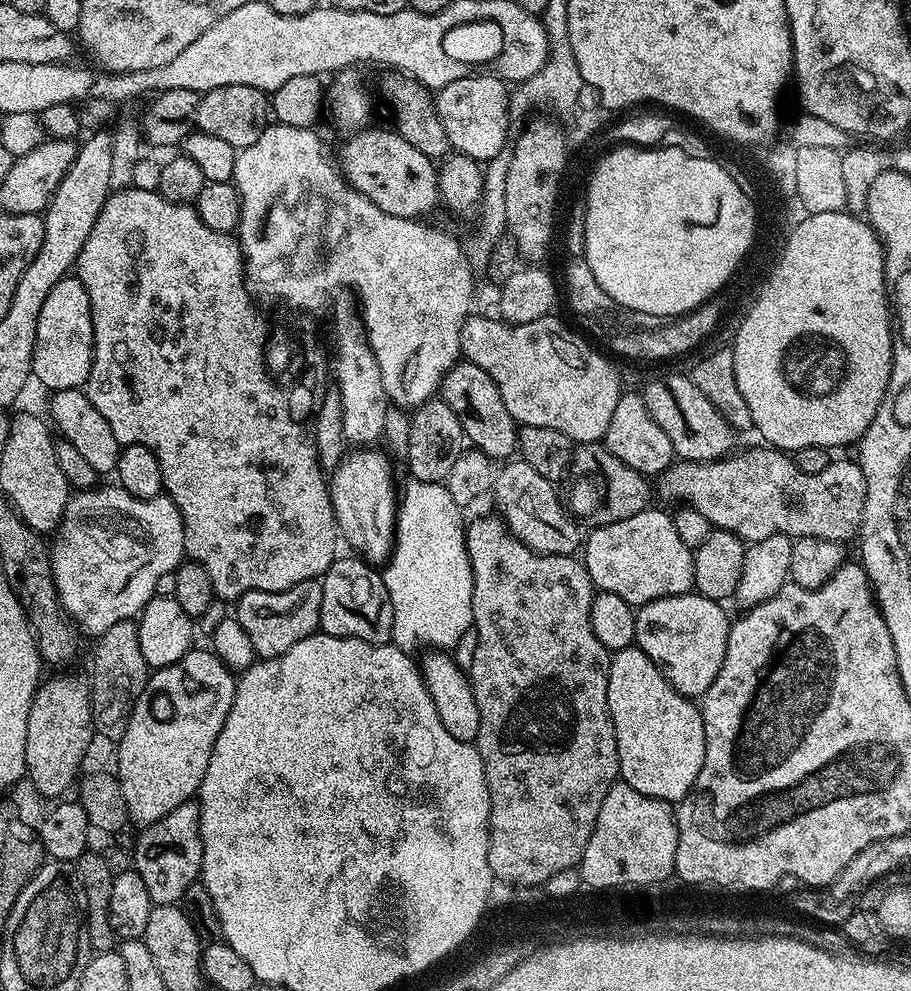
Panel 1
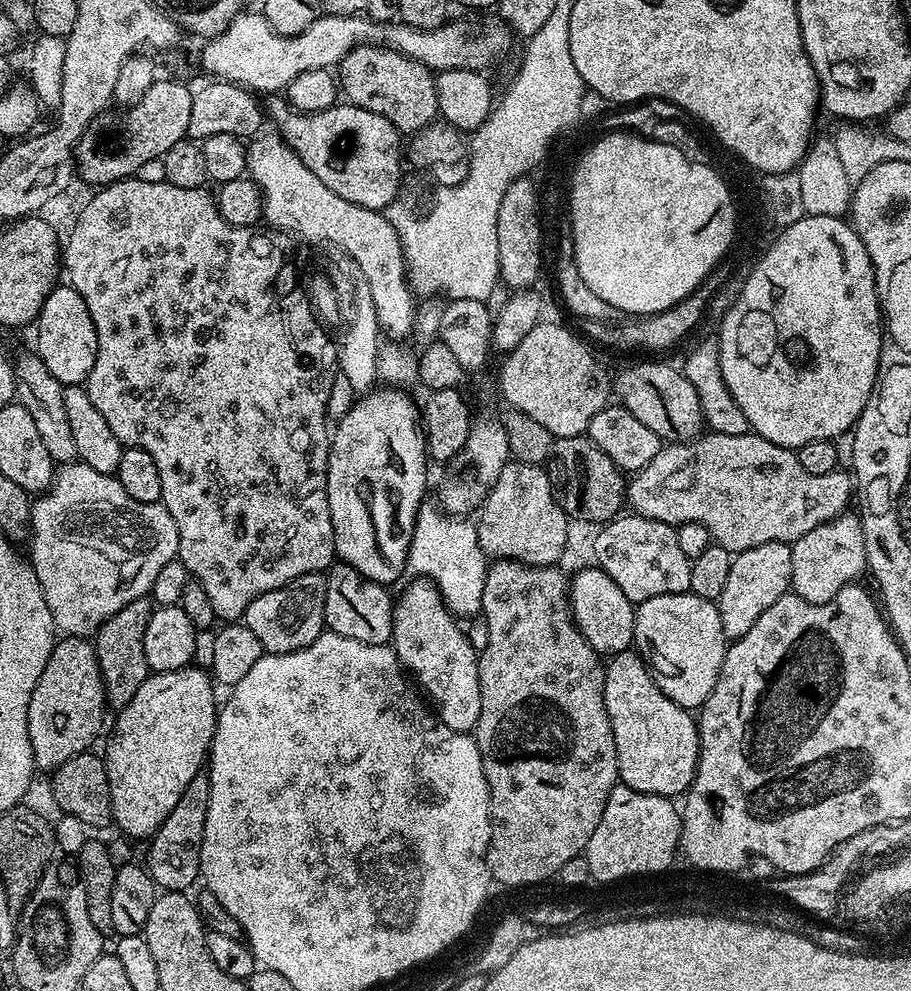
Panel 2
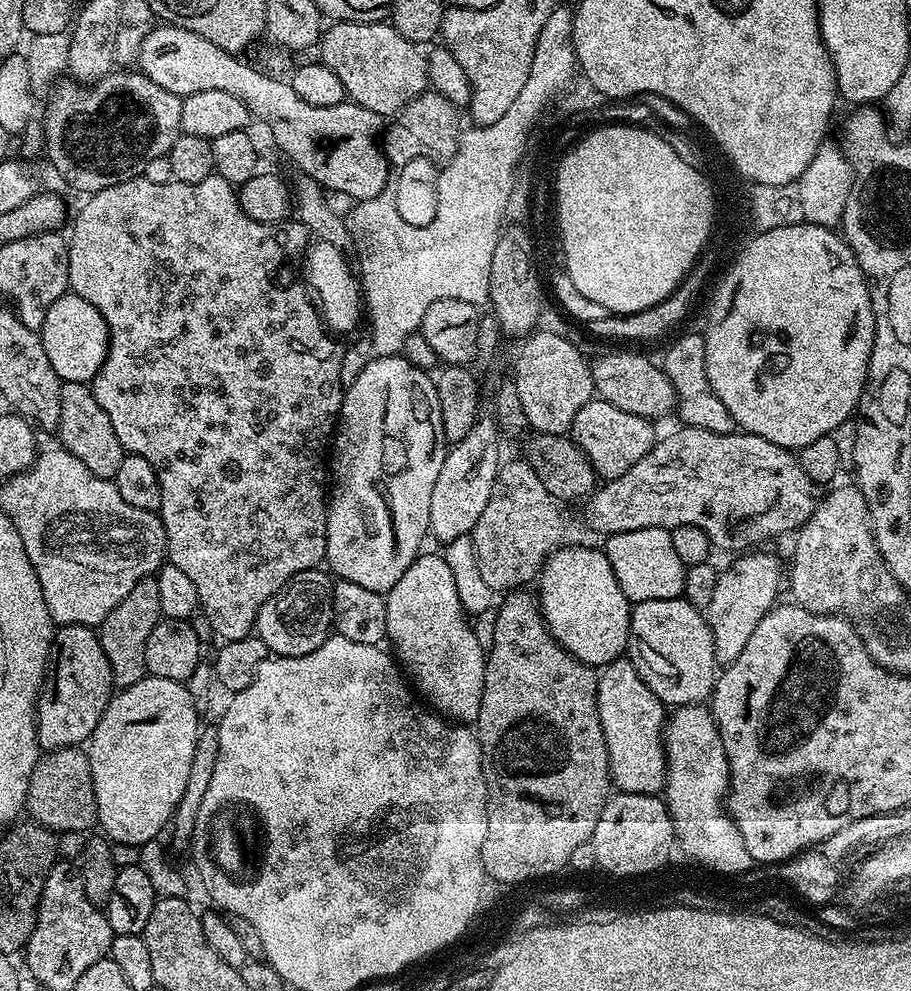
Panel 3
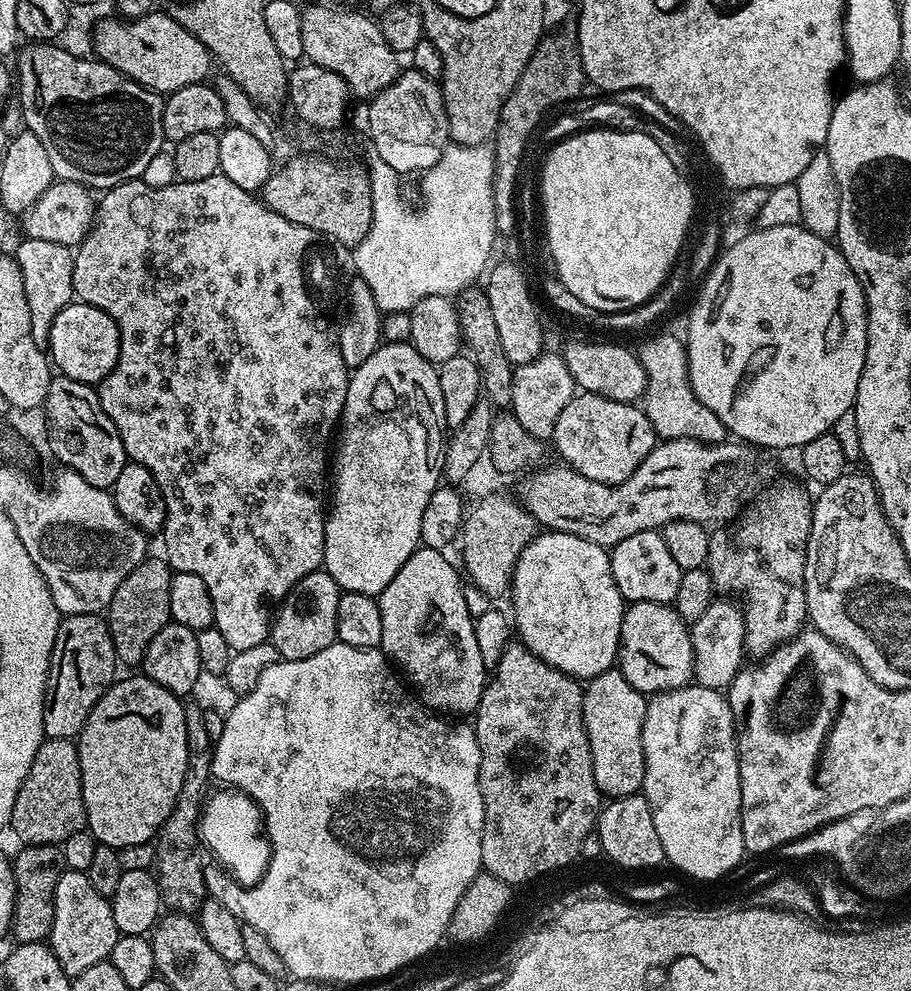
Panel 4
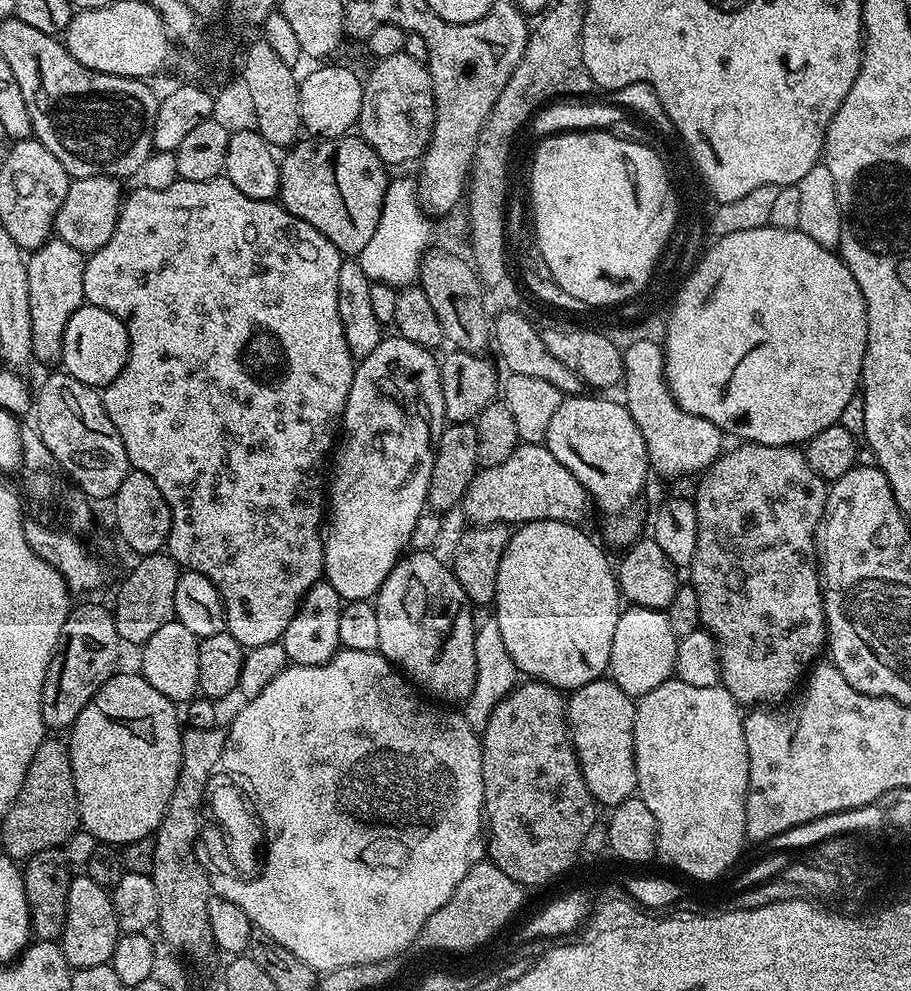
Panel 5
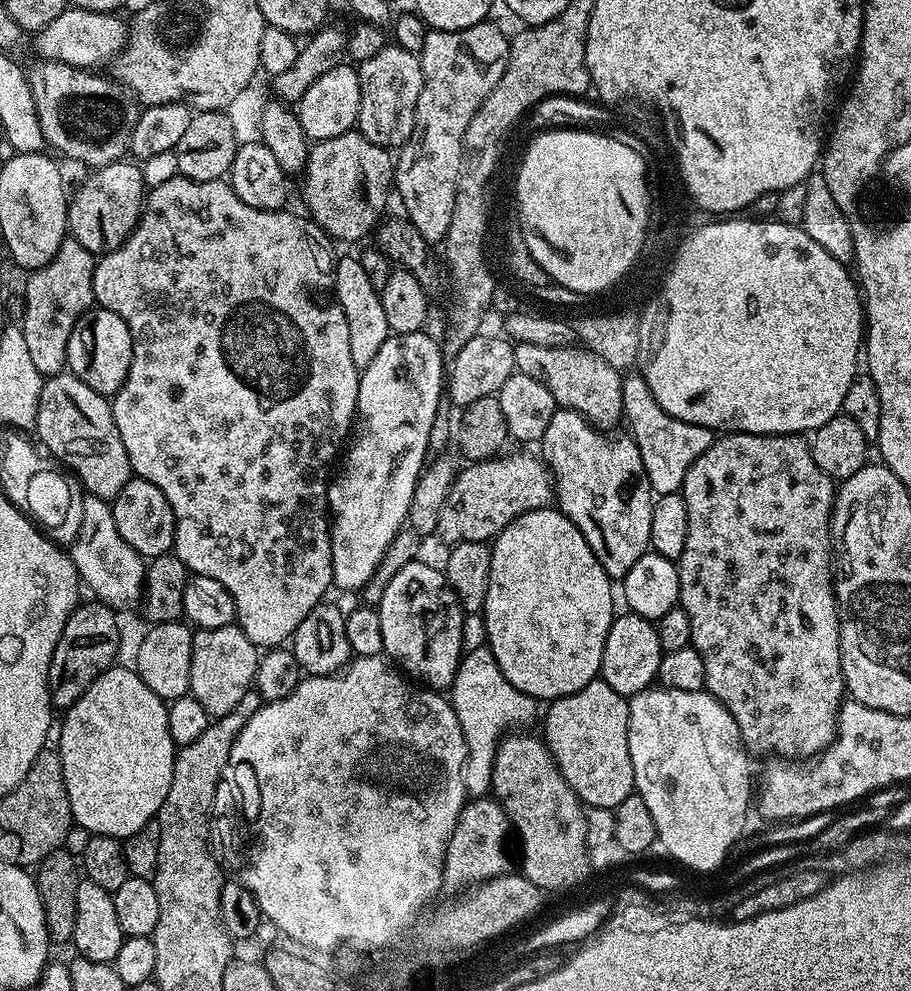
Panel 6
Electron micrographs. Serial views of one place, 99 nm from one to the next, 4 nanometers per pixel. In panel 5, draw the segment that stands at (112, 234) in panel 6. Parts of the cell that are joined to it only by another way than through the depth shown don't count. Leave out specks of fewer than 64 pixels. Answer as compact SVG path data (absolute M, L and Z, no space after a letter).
M82 176L73 179L56 214L55 239L66 242L66 246L74 246L74 250L85 254L91 254L106 246L120 213L120 184L121 181L114 176Z

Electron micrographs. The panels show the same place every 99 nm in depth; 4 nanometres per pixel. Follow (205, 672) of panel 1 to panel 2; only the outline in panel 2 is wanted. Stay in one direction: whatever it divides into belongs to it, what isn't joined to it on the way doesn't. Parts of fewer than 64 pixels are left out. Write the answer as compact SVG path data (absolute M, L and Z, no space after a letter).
M197 666L179 668L173 672L152 672L138 686L138 694L130 698L127 706L119 709L112 737L102 751L102 759L108 775L108 793L112 807L112 824L125 837L150 838L170 818L170 810L178 806L182 790L190 786L190 778L201 775L206 757L212 746L218 715L217 685L205 669Z

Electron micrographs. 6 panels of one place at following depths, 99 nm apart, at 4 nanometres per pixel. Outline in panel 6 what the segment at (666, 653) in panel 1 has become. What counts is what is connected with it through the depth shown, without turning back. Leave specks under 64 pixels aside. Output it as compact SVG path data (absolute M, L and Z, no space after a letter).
M625 611L623 615L617 615L613 619L610 630L606 634L599 679L605 680L610 690L618 690L618 694L629 698L653 687L665 651L658 642L658 630L653 621L630 611Z

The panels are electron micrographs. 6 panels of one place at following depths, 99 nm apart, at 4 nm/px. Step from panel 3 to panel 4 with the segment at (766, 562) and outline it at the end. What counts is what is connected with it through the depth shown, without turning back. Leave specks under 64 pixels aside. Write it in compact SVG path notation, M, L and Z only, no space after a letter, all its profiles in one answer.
M717 598L702 618L690 626L692 634L692 649L694 650L694 670L692 675L695 683L702 687L727 690L734 682L740 669L746 664L746 649L744 647L744 609L738 606L732 598Z

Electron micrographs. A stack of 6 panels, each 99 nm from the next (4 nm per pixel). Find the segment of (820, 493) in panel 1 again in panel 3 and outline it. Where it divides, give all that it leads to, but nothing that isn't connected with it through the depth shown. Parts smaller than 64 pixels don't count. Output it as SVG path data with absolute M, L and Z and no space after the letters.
M687 426L677 427L677 432L672 432L668 437L657 439L649 452L642 458L638 458L638 462L634 462L634 466L630 466L630 470L626 470L626 474L622 474L613 480L604 480L597 487L591 496L587 497L586 503L583 505L584 516L588 519L588 524L596 532L604 532L603 534L611 534L614 532L625 532L626 530L646 530L647 528L667 528L669 530L678 526L698 526L707 534L712 543L713 549L724 552L732 552L731 554L744 554L749 550L755 549L763 540L768 540L771 536L784 536L795 533L810 518L810 514L814 514L818 503L817 485L813 484L810 478L806 478L806 470L802 470L797 453L795 451L778 446L774 442L766 442L766 438L758 438L754 434L743 430L737 430L730 434L714 434L710 430L702 430L701 428L690 428Z

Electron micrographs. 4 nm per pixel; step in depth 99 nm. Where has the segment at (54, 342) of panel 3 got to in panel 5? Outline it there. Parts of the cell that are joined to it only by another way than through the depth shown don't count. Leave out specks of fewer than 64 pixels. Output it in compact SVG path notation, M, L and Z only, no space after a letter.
M85 303L70 318L64 335L63 371L69 376L78 378L91 388L102 390L122 370L128 361L128 328L123 320L119 320L110 310L102 310L98 306Z

